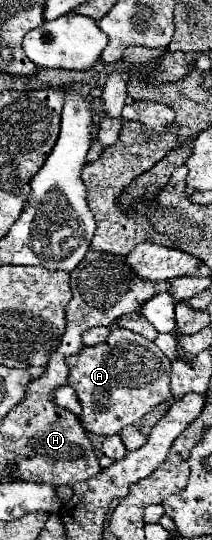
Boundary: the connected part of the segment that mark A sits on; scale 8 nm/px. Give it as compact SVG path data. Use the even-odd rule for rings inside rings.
M112 327L110 337L106 343L100 343L98 347L84 347L78 355L72 355L68 361L70 367L70 379L68 385L74 387L78 393L78 399L82 403L82 425L86 431L96 435L118 435L126 425L134 425L140 417L144 417L152 407L170 401L170 359L154 345L154 341L148 341L140 337L138 333Z

